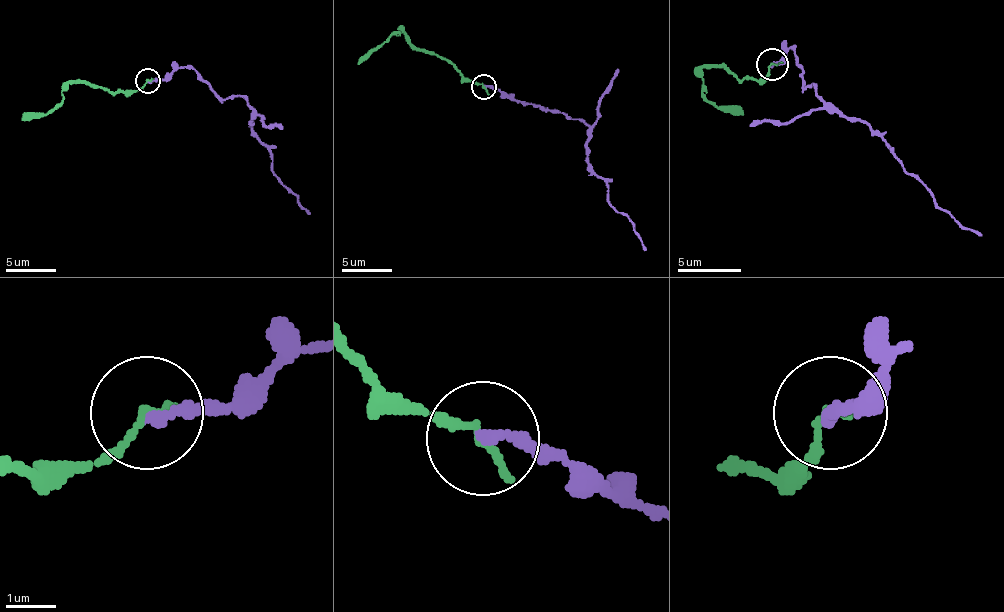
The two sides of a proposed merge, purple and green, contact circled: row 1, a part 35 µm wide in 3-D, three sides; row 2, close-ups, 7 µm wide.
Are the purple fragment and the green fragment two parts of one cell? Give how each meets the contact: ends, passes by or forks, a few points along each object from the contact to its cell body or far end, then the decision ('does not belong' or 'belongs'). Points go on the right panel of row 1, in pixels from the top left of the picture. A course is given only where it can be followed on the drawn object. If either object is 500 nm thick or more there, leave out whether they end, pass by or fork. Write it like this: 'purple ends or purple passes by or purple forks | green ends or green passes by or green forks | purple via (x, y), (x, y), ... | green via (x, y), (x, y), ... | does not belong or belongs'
purple ends | green ends | purple via (773, 65), (795, 49), (805, 87), (814, 84), (824, 100), (869, 126), (942, 209), (981, 234) | green via (773, 65), (763, 78), (741, 81), (728, 68), (702, 71), (702, 94), (715, 106), (734, 106), (744, 116) | belongs

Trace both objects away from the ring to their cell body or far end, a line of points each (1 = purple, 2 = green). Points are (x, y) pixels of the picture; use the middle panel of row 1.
1: (484, 87), (581, 119), (589, 127), (586, 162), (646, 249)
2: (484, 87), (467, 80), (449, 62), (422, 52), (402, 32), (394, 32), (357, 65)

